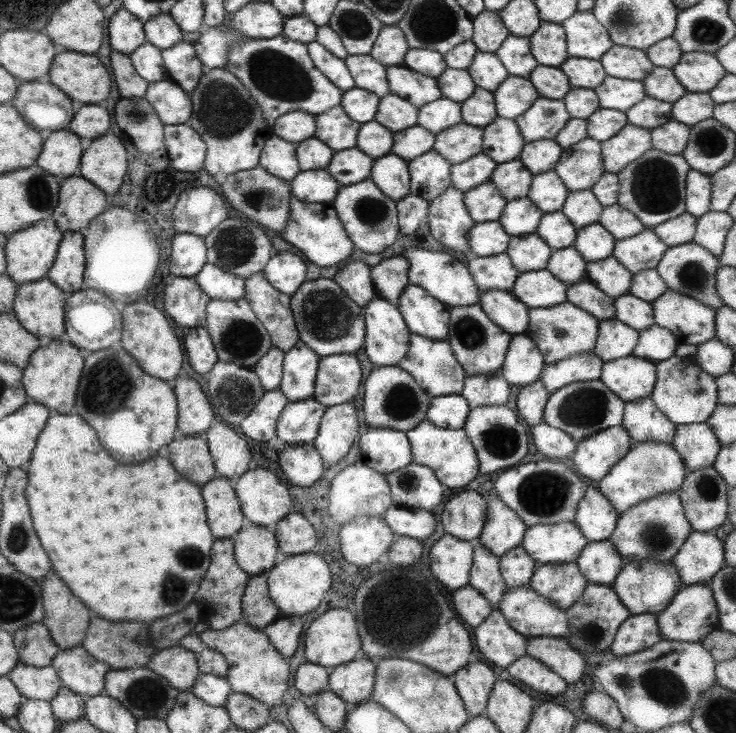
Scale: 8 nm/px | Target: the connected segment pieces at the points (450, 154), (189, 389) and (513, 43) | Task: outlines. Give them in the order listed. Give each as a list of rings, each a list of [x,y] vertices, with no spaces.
[[[459,122],[434,135],[432,149],[450,165],[459,164],[482,149],[482,129]]]
[[[189,376],[175,378],[175,384],[171,387],[177,399],[178,436],[203,436],[213,420],[214,413],[208,397]]]
[[[507,35],[494,53],[511,76],[527,79],[537,66],[530,53],[528,37]]]

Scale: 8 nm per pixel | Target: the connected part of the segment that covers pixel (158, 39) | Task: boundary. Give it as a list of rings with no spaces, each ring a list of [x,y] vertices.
[[[168,13],[151,17],[142,28],[145,40],[159,50],[181,42],[183,32]]]

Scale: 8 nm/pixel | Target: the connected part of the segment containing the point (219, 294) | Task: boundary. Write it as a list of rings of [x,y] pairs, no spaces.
[[[206,263],[193,280],[209,299],[237,300],[244,297],[244,280],[213,264]]]

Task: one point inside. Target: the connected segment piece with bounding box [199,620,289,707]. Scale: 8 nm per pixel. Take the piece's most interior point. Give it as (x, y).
(255, 668)

